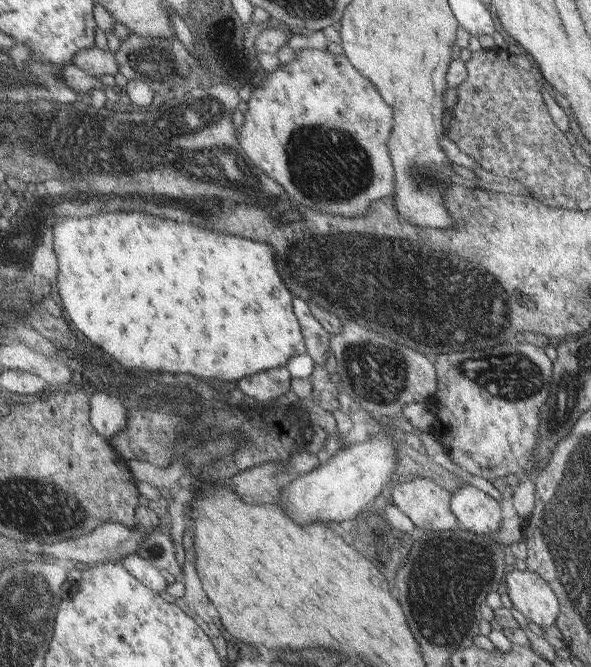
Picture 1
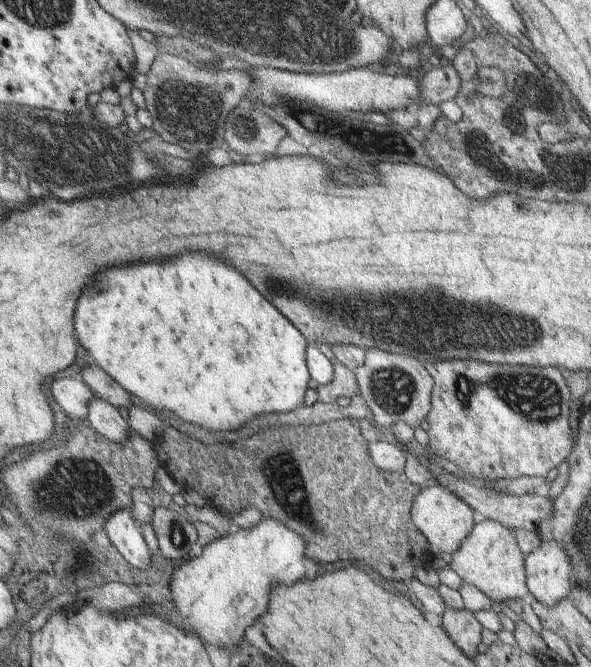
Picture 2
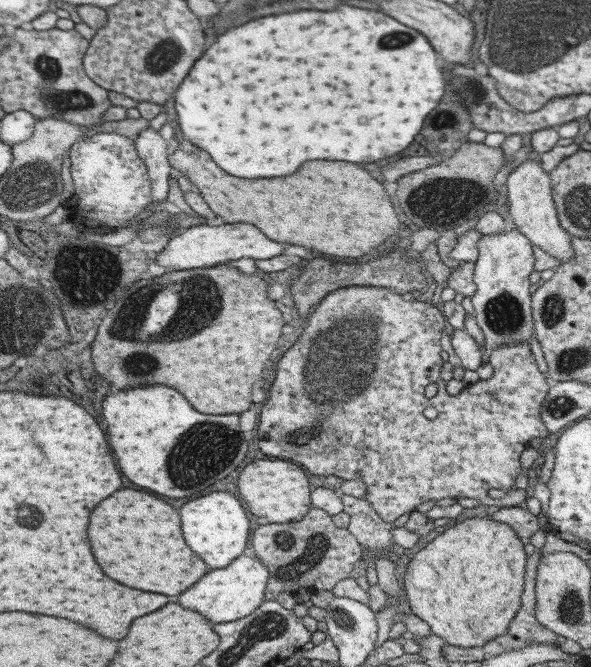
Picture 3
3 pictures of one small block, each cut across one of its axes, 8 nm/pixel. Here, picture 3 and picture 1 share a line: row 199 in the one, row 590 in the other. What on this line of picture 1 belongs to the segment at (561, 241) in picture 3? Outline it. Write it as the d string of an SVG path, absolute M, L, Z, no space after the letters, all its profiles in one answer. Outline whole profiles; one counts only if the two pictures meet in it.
M512 567L506 573L505 588L507 588L506 594L511 601L512 608L518 610L527 621L541 629L554 624L554 620L559 614L559 597L539 574L533 574L527 569L521 571Z

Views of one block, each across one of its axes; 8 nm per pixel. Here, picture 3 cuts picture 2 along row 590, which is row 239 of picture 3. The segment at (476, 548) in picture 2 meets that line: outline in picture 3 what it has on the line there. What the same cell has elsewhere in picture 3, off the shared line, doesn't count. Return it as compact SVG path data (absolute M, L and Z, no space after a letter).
M516 229L506 230L493 235L482 235L478 243L478 255L475 259L472 279L476 284L476 289L470 296L470 303L473 307L473 318L475 324L479 326L479 330L483 333L484 339L482 348L485 351L482 353L483 362L491 361L493 351L502 344L510 344L510 342L527 342L531 337L535 337L533 332L532 312L531 312L531 297L529 293L529 280L527 276L531 274L533 268L533 253L531 252L530 240L522 235Z

